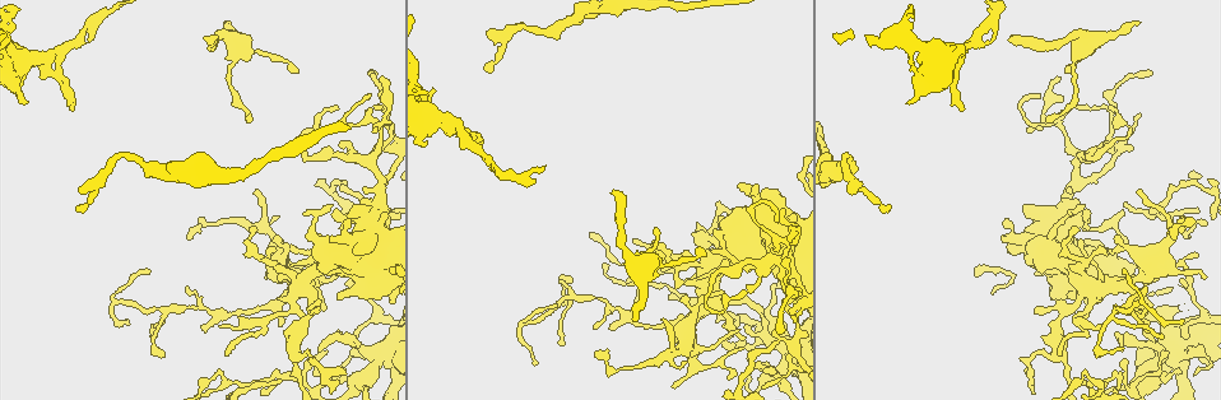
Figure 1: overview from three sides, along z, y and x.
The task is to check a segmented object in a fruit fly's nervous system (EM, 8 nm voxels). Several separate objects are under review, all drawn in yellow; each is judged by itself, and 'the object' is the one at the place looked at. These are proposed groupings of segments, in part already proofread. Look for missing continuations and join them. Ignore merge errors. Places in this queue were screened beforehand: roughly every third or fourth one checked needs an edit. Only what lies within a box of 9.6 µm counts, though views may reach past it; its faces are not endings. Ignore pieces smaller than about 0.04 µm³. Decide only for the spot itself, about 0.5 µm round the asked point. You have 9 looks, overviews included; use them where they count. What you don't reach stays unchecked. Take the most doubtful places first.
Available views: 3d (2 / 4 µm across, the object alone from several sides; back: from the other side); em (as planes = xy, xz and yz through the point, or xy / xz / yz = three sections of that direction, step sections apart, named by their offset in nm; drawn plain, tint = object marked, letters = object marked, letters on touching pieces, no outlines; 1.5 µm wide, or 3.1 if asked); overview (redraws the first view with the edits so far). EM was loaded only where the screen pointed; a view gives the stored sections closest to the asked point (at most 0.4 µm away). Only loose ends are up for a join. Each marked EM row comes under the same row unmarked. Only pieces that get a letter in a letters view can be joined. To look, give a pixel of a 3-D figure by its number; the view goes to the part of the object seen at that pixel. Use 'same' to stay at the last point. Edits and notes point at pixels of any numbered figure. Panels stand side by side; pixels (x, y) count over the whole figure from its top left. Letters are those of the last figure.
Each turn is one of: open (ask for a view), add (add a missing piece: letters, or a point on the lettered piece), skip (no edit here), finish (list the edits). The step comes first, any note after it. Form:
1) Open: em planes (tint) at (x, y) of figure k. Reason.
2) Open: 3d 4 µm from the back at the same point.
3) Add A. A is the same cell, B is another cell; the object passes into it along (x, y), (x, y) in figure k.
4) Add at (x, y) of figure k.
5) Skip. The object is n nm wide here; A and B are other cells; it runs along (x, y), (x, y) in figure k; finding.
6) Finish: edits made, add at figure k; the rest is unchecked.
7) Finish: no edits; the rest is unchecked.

Open: 3d 2 µm from the back at (1047, 121) of figure 1. Thin end.

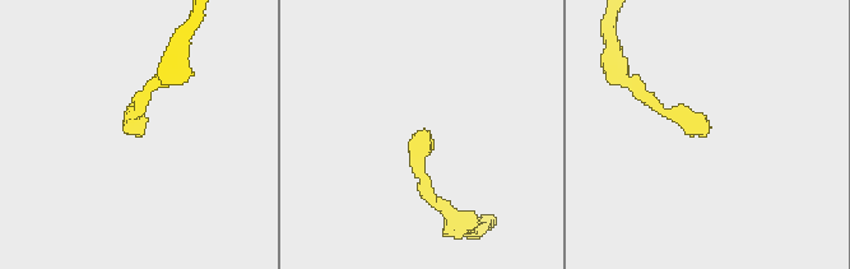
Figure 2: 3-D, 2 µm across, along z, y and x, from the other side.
Open: em planes (letters) at (709, 130) of figure 2.

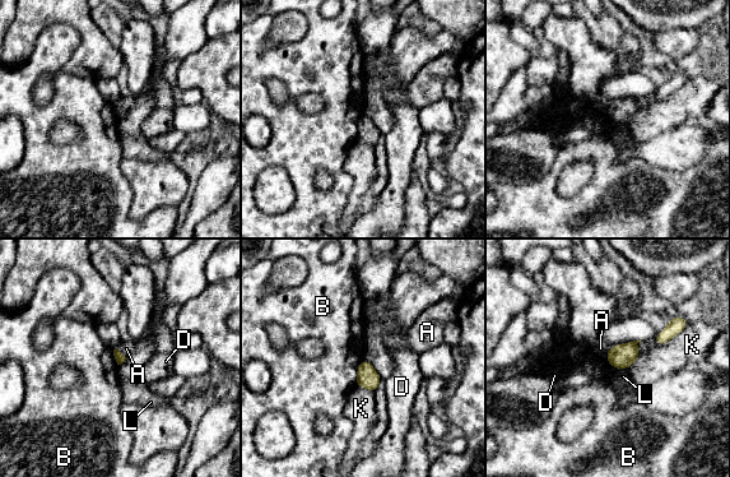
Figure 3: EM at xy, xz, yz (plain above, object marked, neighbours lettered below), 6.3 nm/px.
Skip. A, B, D, K and L are other cells; a border runs along (363, 359), (358, 365), (354, 384) in figure 3; no lettered piece goes on from it.

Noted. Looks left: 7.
Open: em planes (letters) at (777, 250) of figure 1. Tapers out.

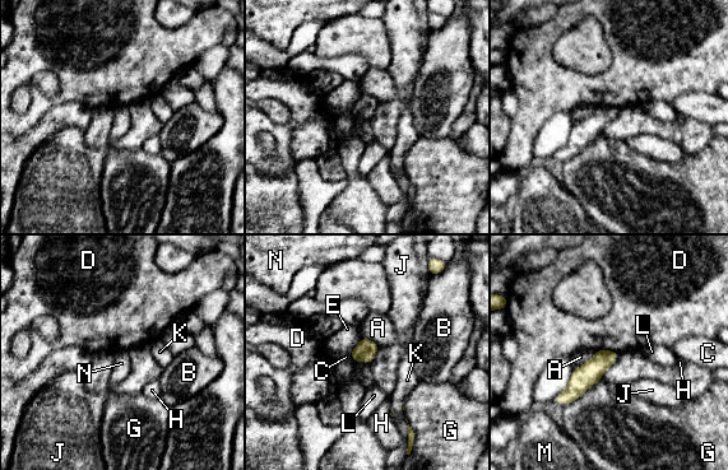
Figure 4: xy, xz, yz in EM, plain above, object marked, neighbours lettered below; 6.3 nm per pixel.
Skip. A, B, C, D, E, G, H, J, K, L, M and N are other cells; a border runs along (620, 353), (601, 378) in figure 4; none of them fits.

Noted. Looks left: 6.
Open: 3d 2 µm at (278, 216) of figure 1.

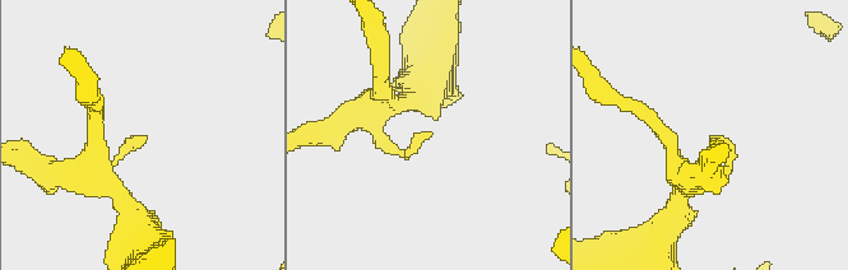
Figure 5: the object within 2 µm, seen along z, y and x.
Open: em xy step 8 (letters) at (710, 137) of figure 5.

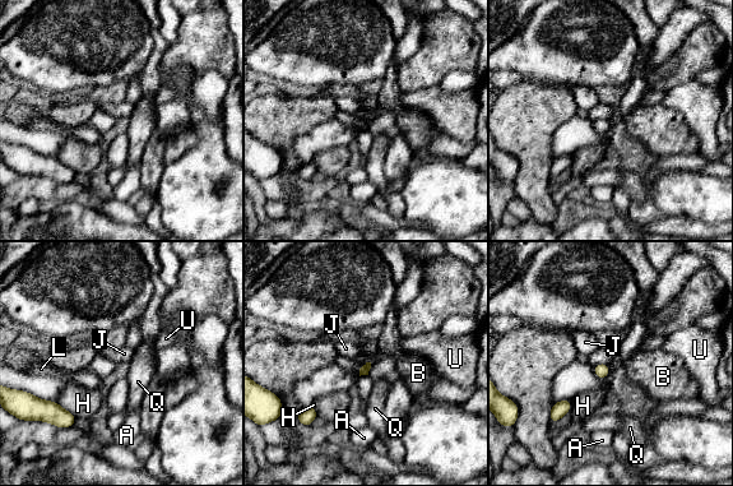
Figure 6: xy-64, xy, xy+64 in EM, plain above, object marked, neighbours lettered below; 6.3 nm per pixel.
Open: em planes (letters) at the same point.

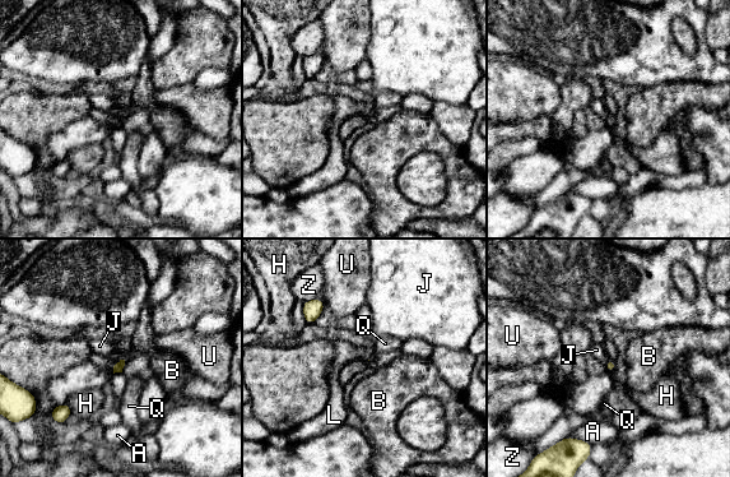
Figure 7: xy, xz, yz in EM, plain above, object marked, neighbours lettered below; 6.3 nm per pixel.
Skip. A, B, H, J, L, Q, U and Z are other cells; a border runs along (120, 360), (114, 366), (112, 373) in figure 7; none of them fits.

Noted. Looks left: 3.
Open: 3d 4 µm at (1123, 347) of figure 1. An open end.

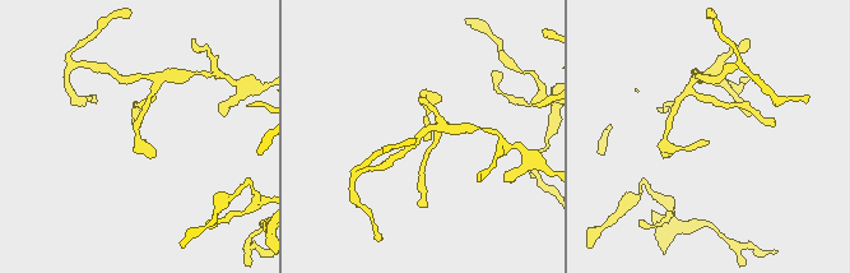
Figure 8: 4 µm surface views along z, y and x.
Open: em planes (letters) at (425, 138) of figure 8.

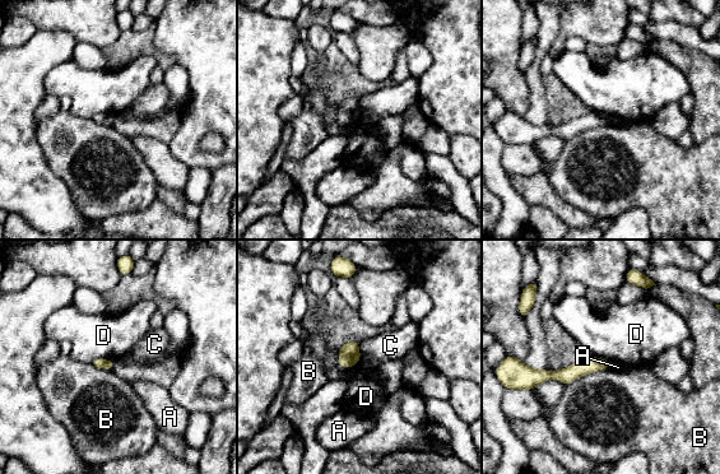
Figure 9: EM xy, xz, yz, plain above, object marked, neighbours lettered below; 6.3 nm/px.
Skip. The object is 70 nm wide here; A, B, C and D are other cells; a border runs along (338, 348), (343, 368), (358, 363) in figure 9; no lettered piece goes on from it.

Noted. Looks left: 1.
Finish: no edits; the rest is unchecked.

